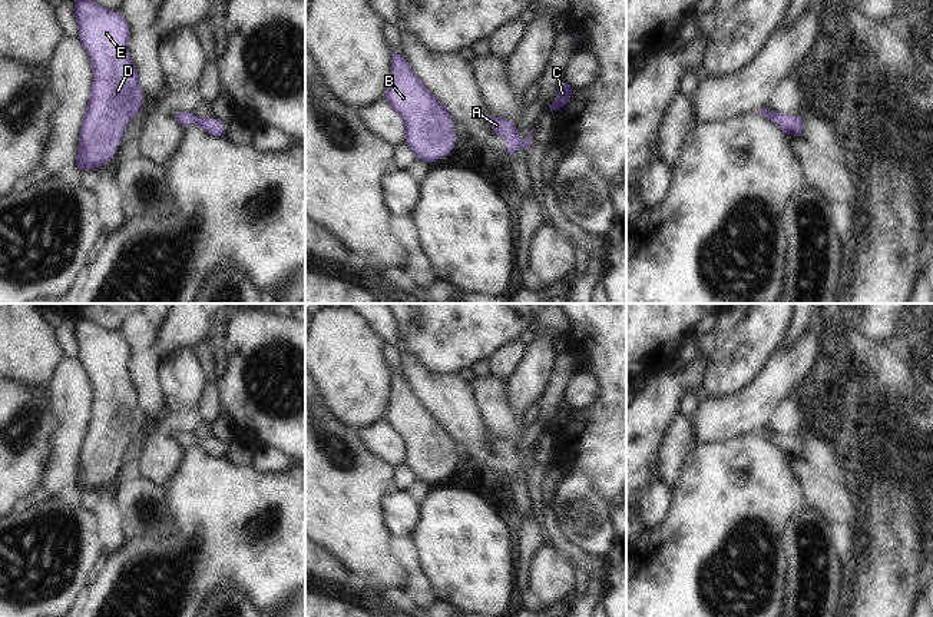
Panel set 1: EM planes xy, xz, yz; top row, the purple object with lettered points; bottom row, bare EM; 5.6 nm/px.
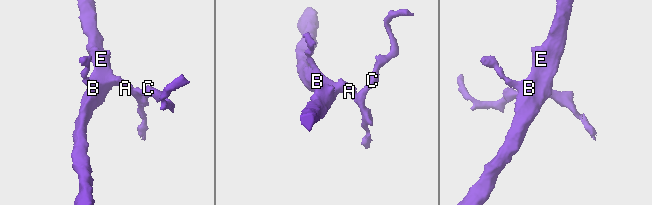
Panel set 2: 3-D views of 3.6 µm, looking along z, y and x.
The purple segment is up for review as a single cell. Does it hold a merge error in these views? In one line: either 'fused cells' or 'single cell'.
single cell

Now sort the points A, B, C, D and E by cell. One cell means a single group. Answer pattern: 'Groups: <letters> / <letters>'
Groups: A B C D E.

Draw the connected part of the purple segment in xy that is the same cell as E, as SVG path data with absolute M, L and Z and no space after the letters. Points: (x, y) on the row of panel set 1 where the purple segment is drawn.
M75 0L77 39L83 44L93 67L93 82L87 110L79 133L79 149L75 165L82 173L87 169L107 165L115 156L116 146L122 139L125 123L138 115L145 102L143 89L139 84L139 72L128 56L129 24L123 14L109 11L93 0Z

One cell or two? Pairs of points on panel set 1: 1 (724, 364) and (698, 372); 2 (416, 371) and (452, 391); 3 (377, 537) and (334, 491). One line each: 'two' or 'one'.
1: two
2: one
3: one

